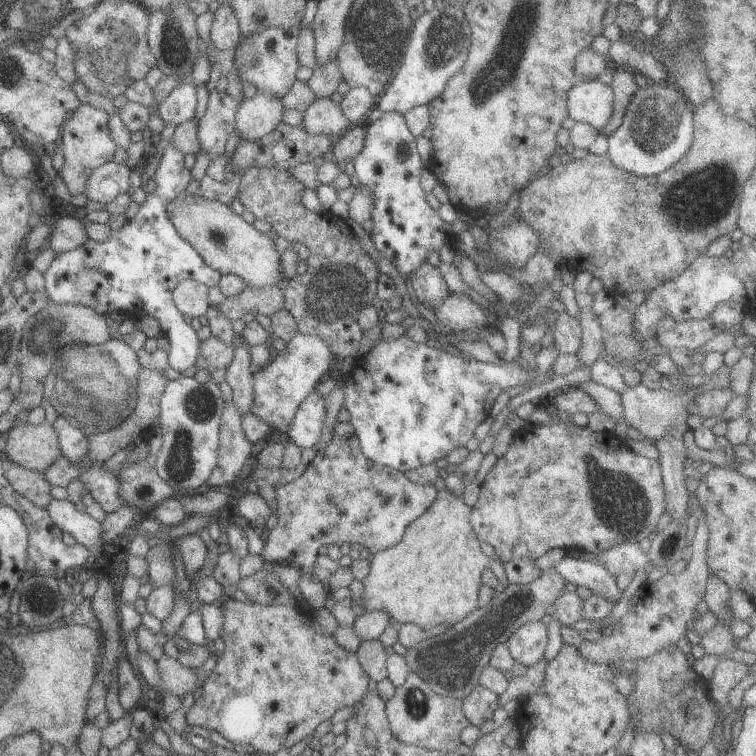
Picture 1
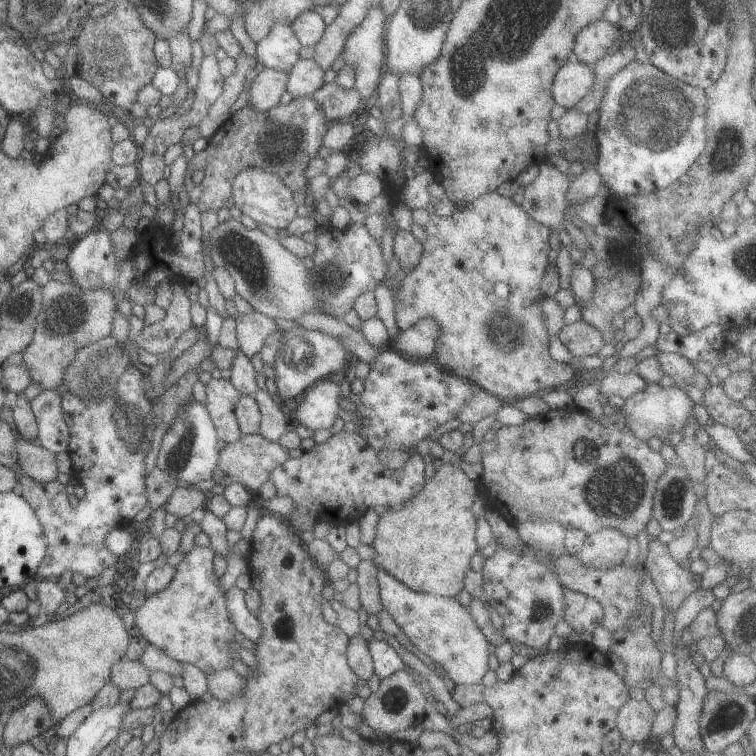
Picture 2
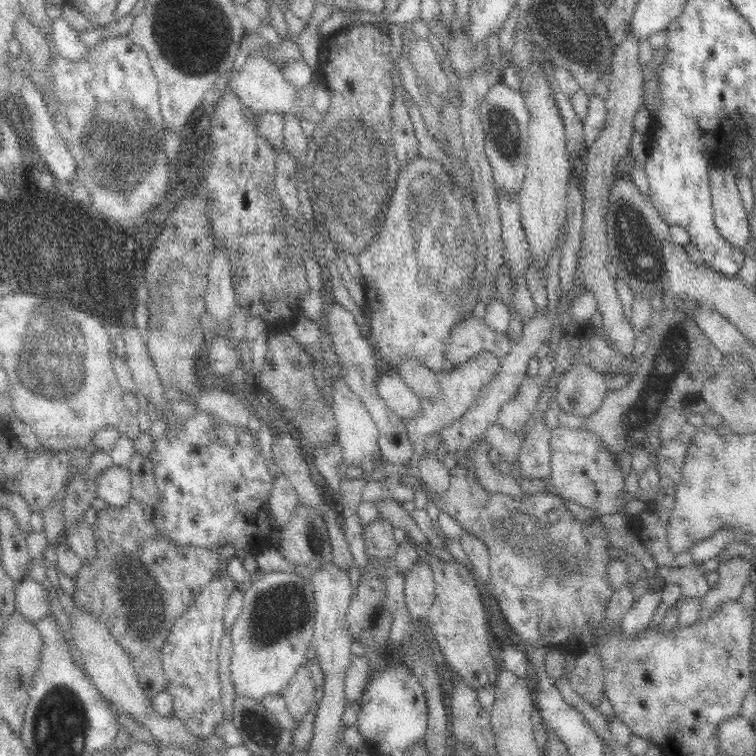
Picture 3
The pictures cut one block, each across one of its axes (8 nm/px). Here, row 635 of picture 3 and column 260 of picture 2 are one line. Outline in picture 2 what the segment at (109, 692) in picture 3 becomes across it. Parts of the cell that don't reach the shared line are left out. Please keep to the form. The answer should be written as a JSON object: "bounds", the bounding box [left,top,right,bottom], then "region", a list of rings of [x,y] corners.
{"bounds":[247,68,287,112],"region":[[[263,68],[247,85],[249,106],[257,112],[265,112],[279,104],[279,98],[286,91],[287,73]]]}

